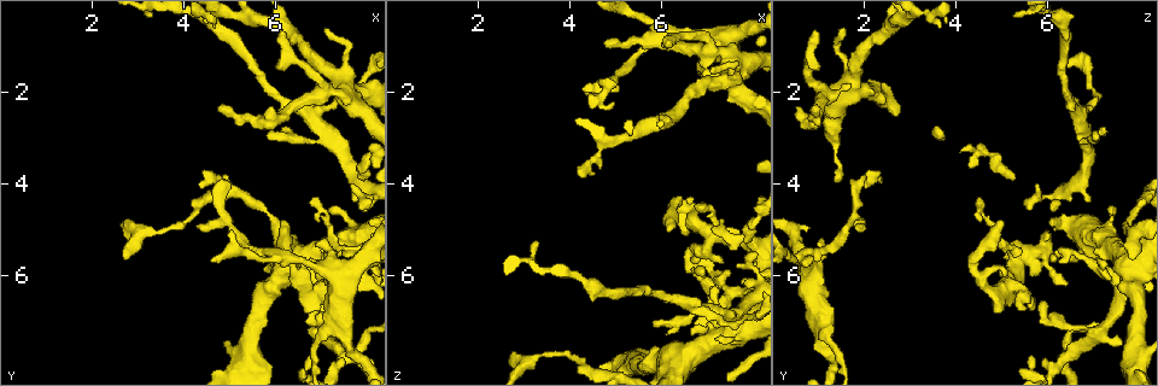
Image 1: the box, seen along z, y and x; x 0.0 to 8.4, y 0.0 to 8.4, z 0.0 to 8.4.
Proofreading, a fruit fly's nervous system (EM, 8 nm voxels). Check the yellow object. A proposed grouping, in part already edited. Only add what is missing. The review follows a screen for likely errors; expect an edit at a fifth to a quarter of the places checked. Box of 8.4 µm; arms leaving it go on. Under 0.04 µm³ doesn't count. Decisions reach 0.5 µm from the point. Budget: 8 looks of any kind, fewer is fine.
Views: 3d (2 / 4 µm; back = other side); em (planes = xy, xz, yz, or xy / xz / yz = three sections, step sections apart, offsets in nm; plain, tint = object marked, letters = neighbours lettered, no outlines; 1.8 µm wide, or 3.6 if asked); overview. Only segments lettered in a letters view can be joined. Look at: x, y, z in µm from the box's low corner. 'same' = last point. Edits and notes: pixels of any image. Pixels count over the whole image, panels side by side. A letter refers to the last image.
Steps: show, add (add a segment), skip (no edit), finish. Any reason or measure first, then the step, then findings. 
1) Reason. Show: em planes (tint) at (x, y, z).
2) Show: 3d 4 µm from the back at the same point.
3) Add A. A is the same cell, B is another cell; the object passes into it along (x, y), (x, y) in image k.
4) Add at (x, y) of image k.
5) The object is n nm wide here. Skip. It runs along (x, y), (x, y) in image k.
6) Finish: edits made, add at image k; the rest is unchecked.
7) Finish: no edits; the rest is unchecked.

A fork. Show: em xy step 4 (letters) at (6.75, 2.60, 6.75).

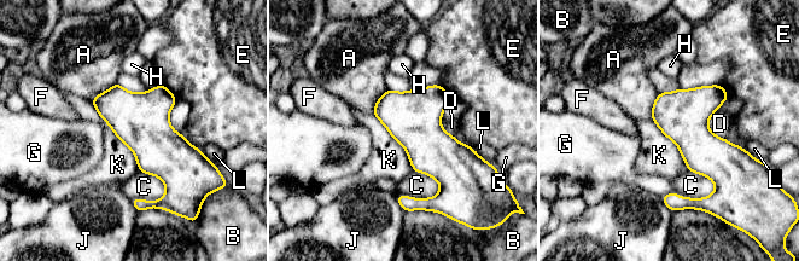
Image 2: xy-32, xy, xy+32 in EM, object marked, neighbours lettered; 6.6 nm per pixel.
The object is 340 nm wide here. Skip. A, B, C, D, E, F, G, H, J, K and L are other cells; a border runs along (92, 105), (132, 151), (139, 170) in image 2; no lettered segment goes on from it.

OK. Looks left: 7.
Free end. Show: em yz step 16 (tint) at (7.70, 4.40, 6.90).

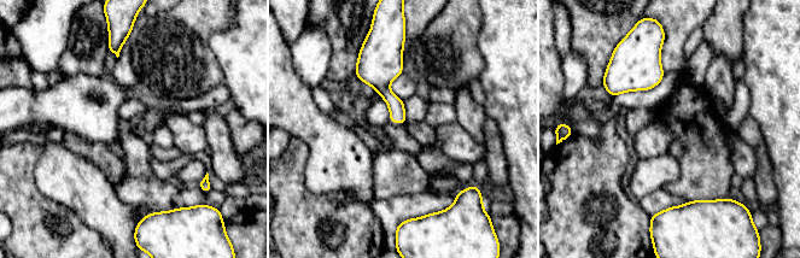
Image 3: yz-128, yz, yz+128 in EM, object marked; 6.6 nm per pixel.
Show: em yz step 16 (letters) at the same point.

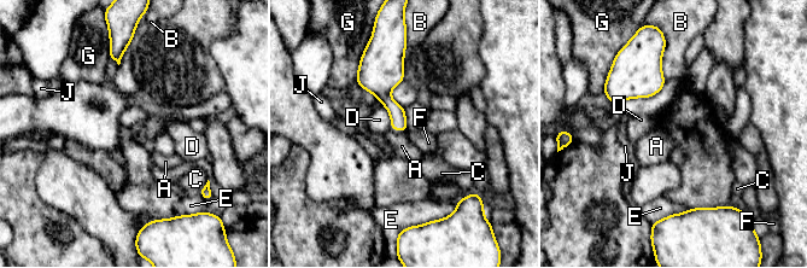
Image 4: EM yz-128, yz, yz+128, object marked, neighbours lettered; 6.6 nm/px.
Skip. A, B, C, D, E, F, G and J are other cells; a border runs along (391, 128), (405, 132) in image 4; none of them fits.

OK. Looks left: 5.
Show: 3d 4 µm from the back at (4.80, 2.35, 1.00).

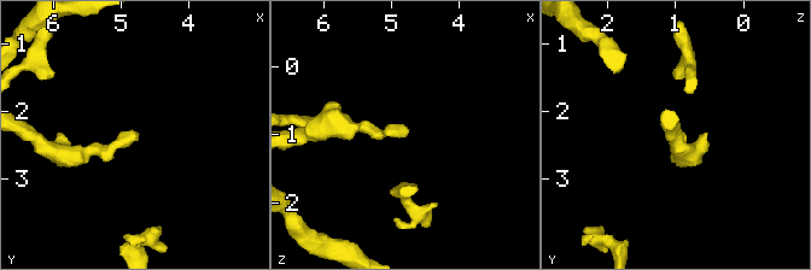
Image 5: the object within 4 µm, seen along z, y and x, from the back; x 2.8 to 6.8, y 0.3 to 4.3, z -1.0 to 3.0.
Show: em planes (letters) at (4.80, 2.30, 1.05).

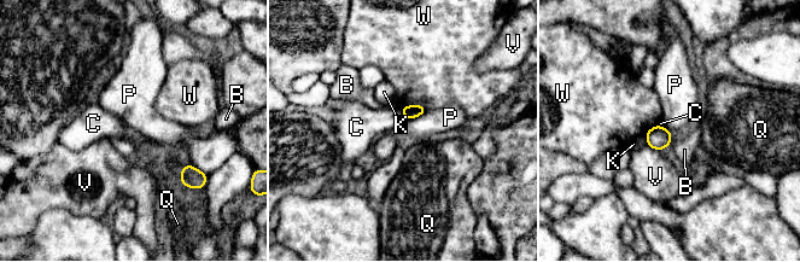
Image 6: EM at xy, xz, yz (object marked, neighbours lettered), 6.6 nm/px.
The longest contact is with W, 190 nm. Skip. B, C, K, P, Q, V and W are other cells; a border runs along (426, 111), (404, 120) in image 6; none of them fits.

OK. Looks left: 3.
Finish: no edits; the rest is unchecked.

